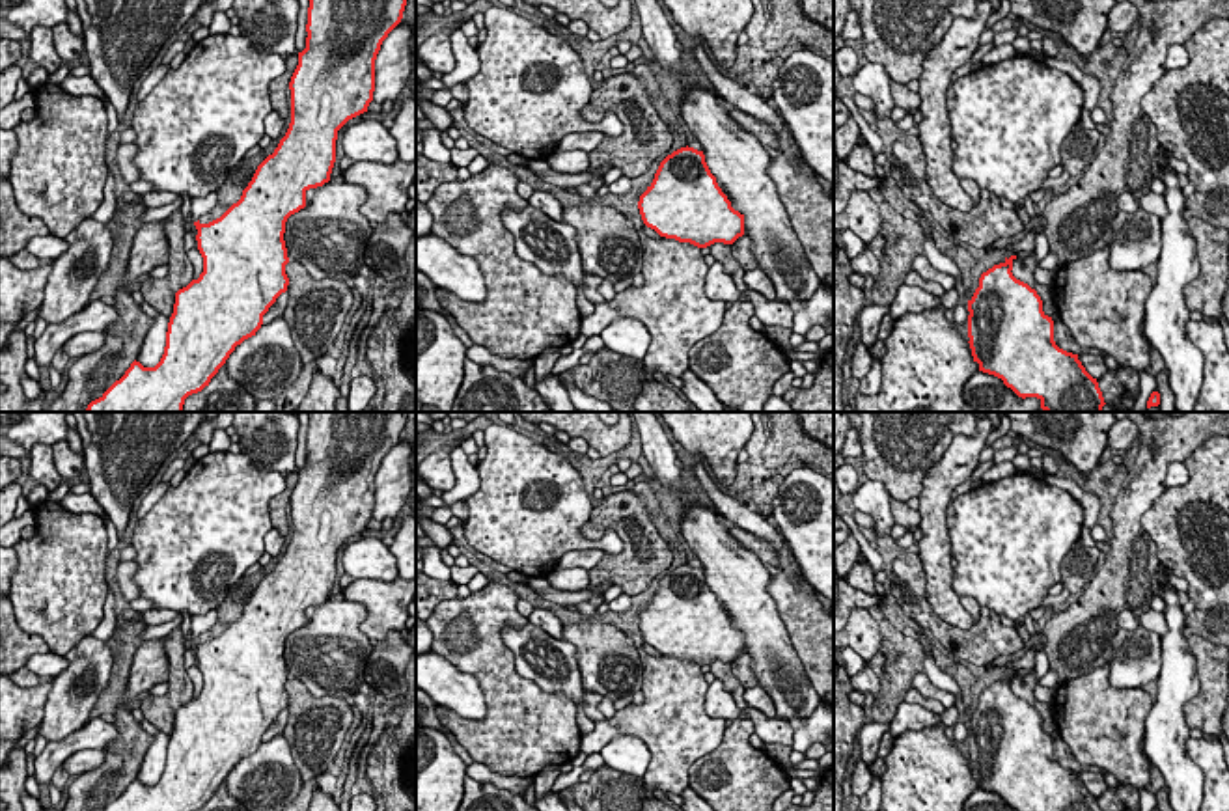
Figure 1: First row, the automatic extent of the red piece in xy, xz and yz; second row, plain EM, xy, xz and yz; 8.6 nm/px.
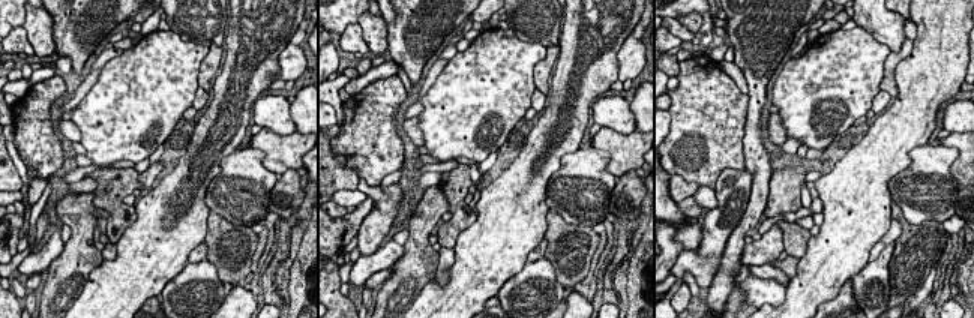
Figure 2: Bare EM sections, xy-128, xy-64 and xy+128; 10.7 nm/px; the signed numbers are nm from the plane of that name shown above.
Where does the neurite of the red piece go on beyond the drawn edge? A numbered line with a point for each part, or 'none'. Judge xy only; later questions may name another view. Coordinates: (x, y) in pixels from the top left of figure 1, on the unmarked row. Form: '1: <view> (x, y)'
1: xy (198, 623)

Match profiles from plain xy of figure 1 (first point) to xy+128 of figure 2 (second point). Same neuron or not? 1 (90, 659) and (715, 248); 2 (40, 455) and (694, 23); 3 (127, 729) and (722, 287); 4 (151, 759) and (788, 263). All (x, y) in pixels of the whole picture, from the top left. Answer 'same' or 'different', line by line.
1: same
2: same
3: different
4: different

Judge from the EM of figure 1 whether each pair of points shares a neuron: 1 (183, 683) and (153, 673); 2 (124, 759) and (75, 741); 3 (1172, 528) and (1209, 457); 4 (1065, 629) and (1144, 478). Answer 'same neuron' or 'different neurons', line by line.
1: different neurons
2: different neurons
3: same neuron
4: same neuron

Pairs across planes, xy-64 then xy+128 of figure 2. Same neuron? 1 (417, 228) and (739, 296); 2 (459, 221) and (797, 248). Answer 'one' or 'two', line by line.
1: one
2: one

